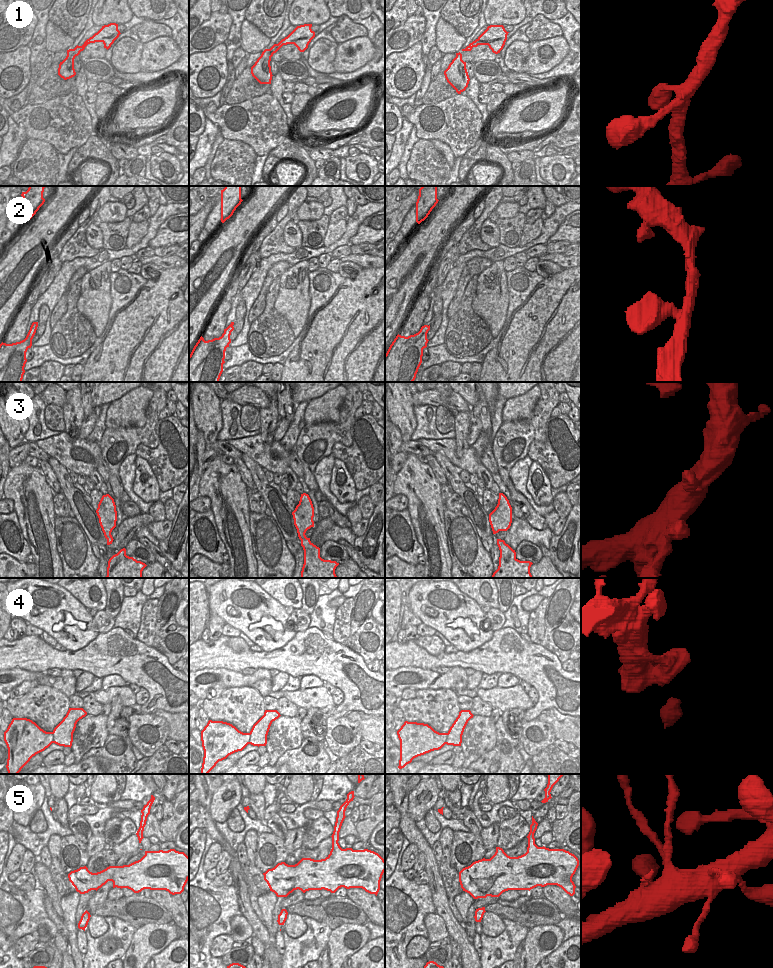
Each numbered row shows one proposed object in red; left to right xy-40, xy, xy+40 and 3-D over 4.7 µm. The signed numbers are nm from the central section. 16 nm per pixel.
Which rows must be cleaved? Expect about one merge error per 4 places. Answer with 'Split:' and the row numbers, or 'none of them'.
Split: none of them

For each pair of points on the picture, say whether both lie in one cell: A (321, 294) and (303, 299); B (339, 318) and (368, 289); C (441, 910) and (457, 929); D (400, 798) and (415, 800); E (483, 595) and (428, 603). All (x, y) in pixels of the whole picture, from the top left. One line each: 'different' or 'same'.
A: different
B: same
C: same
D: different
E: different

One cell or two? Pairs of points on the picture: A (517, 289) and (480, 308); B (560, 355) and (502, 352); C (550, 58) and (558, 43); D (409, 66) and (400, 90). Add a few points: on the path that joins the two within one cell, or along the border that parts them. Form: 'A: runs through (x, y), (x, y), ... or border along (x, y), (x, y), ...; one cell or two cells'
A: border along (505, 272), (508, 288), (507, 316); two cells
B: runs through (546, 369), (519, 369), (516, 366); one cell
C: runs through (550, 54), (556, 47); one cell
D: runs through (403, 72), (399, 84); one cell

